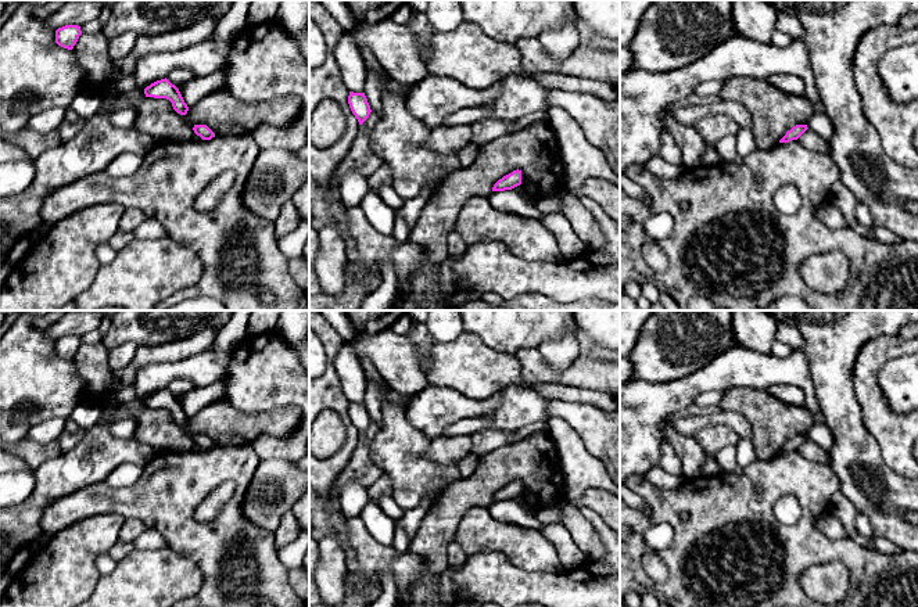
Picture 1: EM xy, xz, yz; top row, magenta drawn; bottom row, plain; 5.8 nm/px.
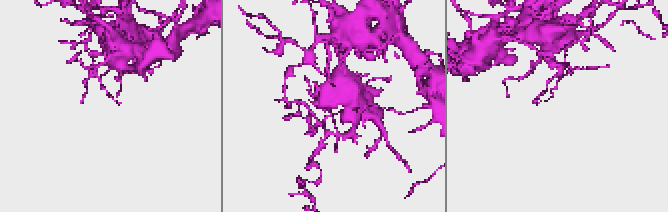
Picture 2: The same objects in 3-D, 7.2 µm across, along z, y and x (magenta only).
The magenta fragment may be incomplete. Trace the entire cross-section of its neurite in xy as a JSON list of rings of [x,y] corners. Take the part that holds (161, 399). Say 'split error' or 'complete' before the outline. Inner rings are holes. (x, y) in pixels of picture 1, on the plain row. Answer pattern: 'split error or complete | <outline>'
complete | [[[166,388],[147,396],[144,399],[144,405],[146,407],[169,410],[172,413],[173,420],[180,425],[186,425],[189,421],[189,417],[184,413],[179,399],[172,395]]]

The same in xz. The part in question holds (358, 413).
complete | [[[349,402],[348,414],[359,435],[362,435],[372,423],[365,403]]]

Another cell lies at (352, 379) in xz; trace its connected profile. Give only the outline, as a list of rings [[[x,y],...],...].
[[[343,340],[341,348],[334,359],[341,389],[347,399],[354,403],[365,403],[366,374],[361,358],[354,351],[352,342]]]

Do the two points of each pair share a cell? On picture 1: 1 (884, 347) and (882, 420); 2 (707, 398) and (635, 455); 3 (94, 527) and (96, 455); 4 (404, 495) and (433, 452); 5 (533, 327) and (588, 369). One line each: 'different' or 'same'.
1: same
2: different
3: different
4: different
5: different

